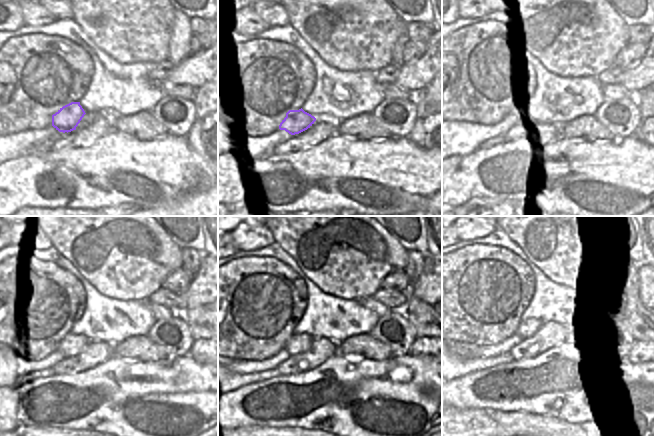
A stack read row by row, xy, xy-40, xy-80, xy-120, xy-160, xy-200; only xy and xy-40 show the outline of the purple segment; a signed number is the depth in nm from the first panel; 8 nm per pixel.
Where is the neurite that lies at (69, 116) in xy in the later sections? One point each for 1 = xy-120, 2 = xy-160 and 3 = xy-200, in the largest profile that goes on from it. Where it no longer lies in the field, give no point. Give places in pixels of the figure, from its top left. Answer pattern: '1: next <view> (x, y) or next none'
1: next xy-120 (72, 344)
2: next xy-160 (298, 343)
3: next xy-200 (526, 329)

